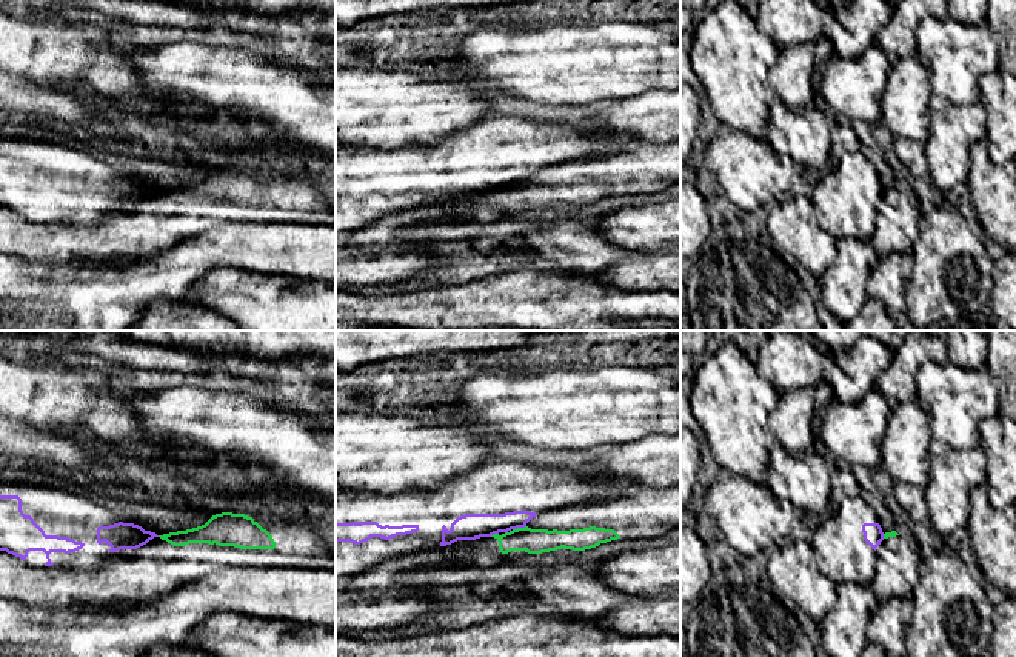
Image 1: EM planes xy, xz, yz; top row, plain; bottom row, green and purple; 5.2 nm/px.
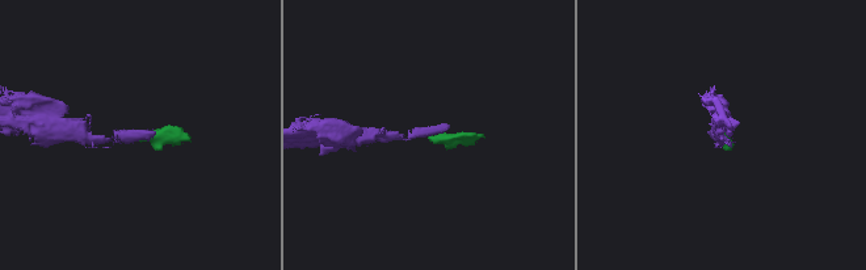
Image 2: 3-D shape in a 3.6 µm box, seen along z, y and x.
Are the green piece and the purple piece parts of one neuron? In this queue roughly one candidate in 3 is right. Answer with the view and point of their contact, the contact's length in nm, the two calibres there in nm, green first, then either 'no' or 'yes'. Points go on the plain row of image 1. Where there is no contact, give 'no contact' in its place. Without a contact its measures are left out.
meets green in xz at (519, 183); contact 80 nm long; 130 nm thick on the green side, 140 nm on the other; no

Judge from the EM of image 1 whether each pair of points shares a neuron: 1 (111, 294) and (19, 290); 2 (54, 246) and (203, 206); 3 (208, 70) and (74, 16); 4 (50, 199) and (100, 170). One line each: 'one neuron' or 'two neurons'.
1: one neuron
2: one neuron
3: two neurons
4: one neuron

